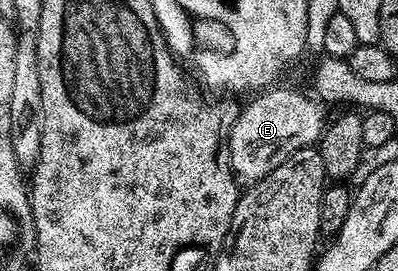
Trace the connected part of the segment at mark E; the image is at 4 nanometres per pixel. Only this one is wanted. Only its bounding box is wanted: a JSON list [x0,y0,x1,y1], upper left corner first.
[226,87,326,182]

